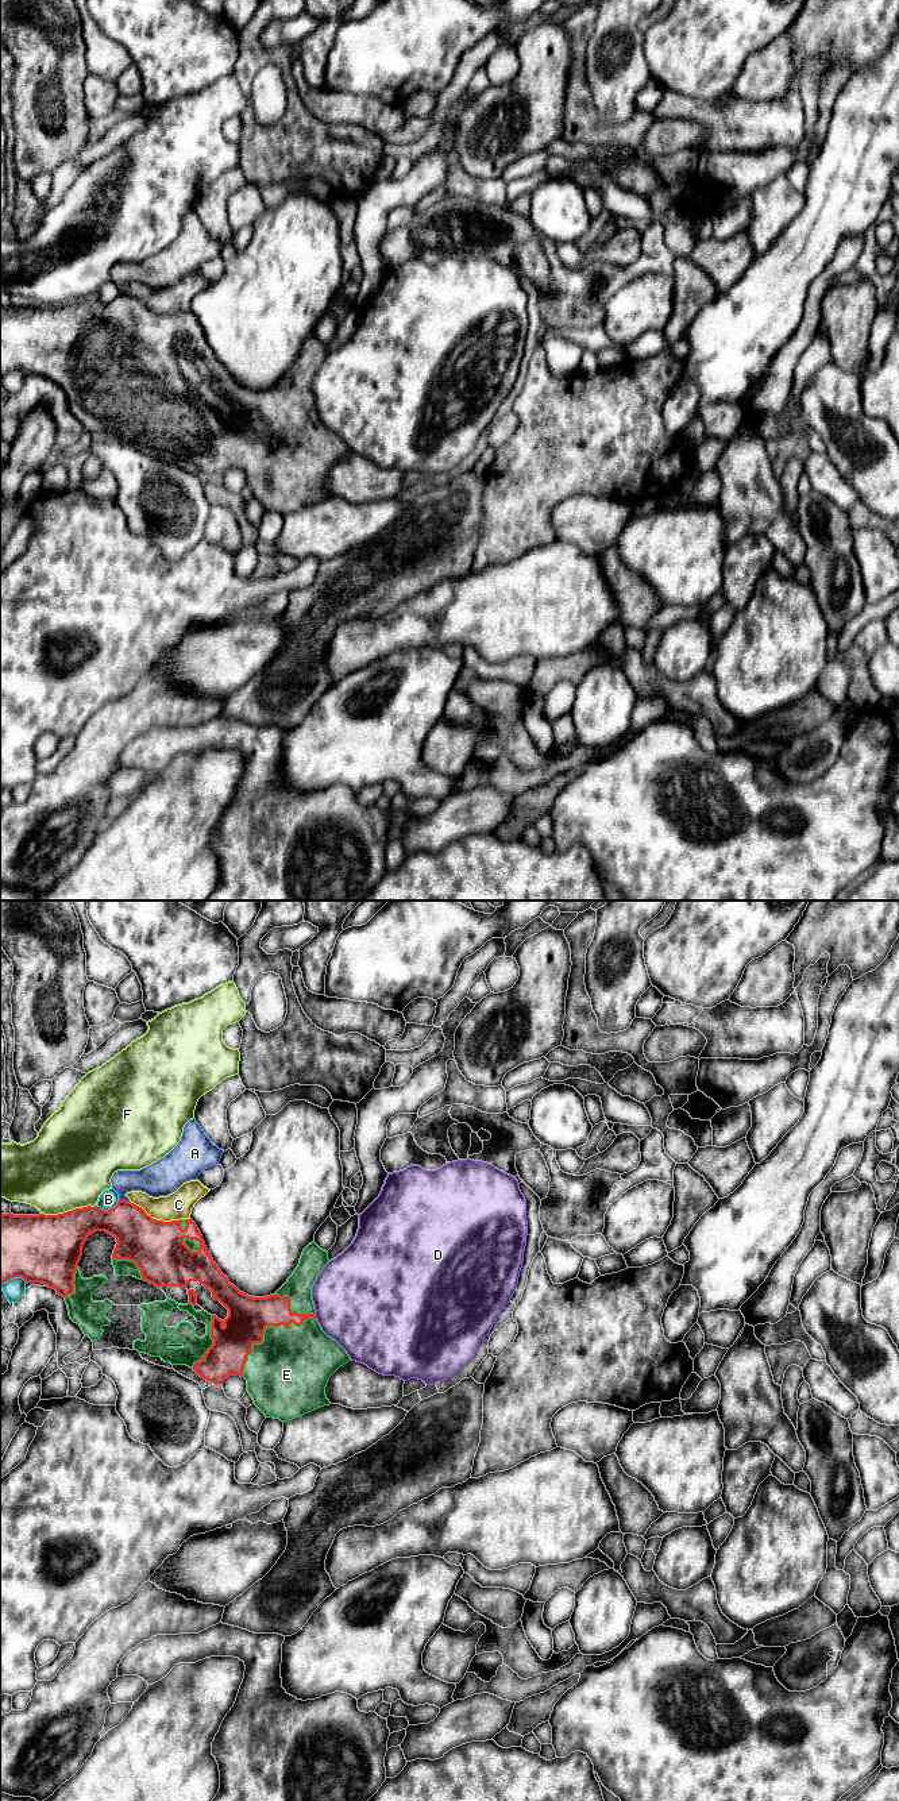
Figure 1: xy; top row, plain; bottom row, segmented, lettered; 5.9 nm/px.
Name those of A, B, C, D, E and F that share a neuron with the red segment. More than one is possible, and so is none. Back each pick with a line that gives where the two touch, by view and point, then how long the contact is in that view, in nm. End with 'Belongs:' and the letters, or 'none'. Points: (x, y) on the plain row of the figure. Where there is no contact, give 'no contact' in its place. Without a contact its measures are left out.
E: xy (265, 421) | 550 nm
Belongs: E

